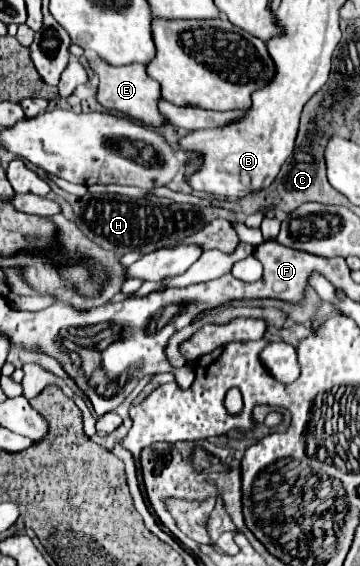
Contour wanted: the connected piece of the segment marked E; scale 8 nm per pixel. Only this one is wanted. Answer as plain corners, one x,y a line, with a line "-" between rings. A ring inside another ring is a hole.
92,58
90,60
90,68
98,74
100,84
98,84
98,102
108,108
108,110
116,110
116,112
124,112
130,118
142,122
142,124
150,124
154,128
162,126
166,122
166,118
158,112
158,98
160,98
160,84
154,82
152,78
148,78
144,64
128,64
128,66
112,66
100,58

